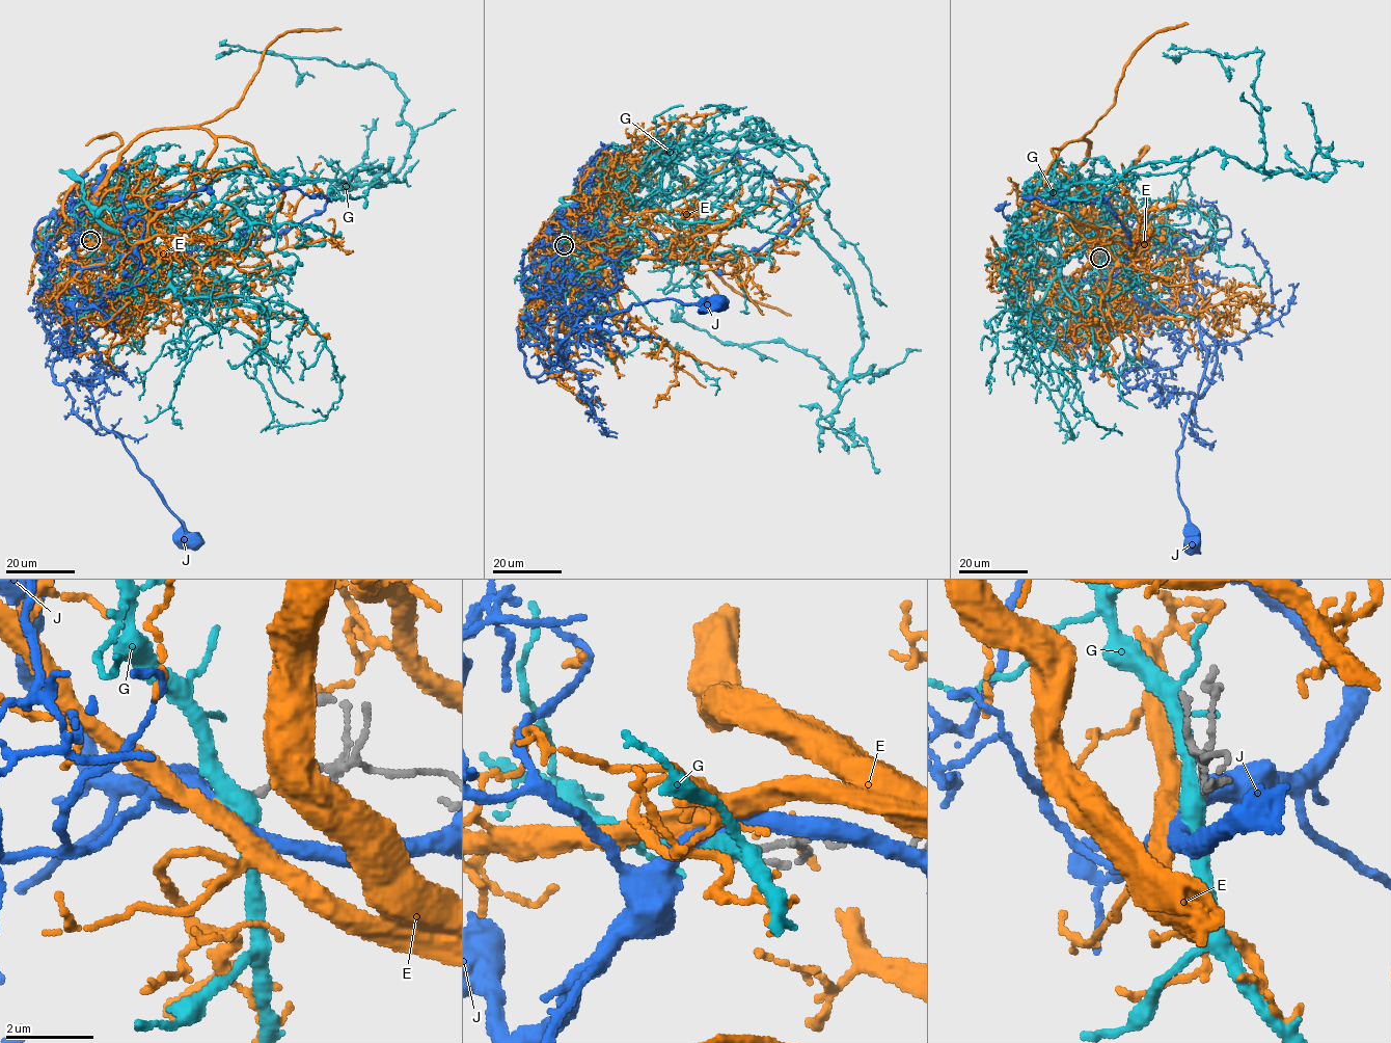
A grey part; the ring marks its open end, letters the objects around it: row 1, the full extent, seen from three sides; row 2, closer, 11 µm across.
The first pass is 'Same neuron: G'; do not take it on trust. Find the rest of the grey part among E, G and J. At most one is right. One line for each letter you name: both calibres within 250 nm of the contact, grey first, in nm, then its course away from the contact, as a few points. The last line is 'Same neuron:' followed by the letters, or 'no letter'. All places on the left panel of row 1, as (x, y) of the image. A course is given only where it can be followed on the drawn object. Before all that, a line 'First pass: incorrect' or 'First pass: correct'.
First pass: incorrect
E: Thickness 140 nm (grey) against 320 nm. Its course: (91, 239), (102, 246), (97, 192), (134, 140), (221, 117), (243, 96), (265, 50), (288, 31), (342, 29)
Same neuron: E

